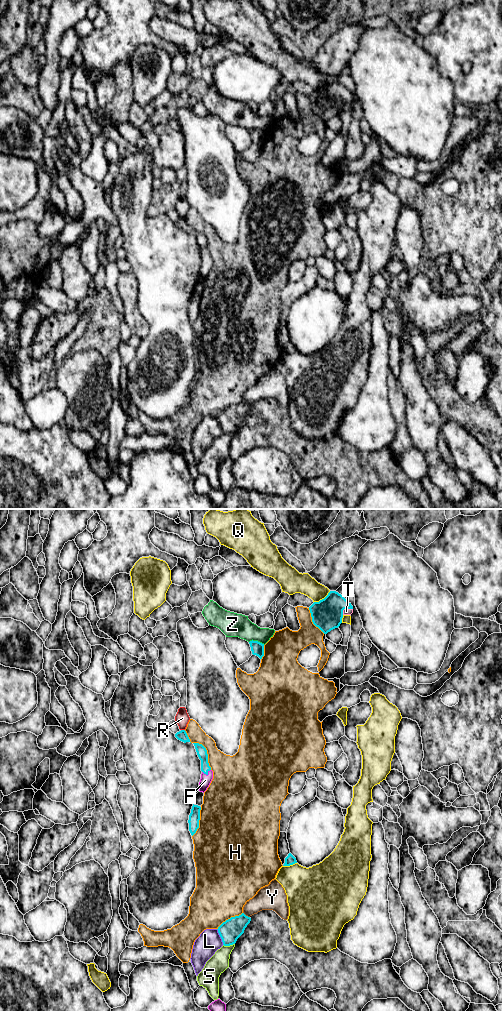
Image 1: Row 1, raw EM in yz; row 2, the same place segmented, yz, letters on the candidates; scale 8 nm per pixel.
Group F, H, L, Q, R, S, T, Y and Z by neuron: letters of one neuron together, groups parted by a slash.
F T / H / L / Q / R / S / Y / Z

